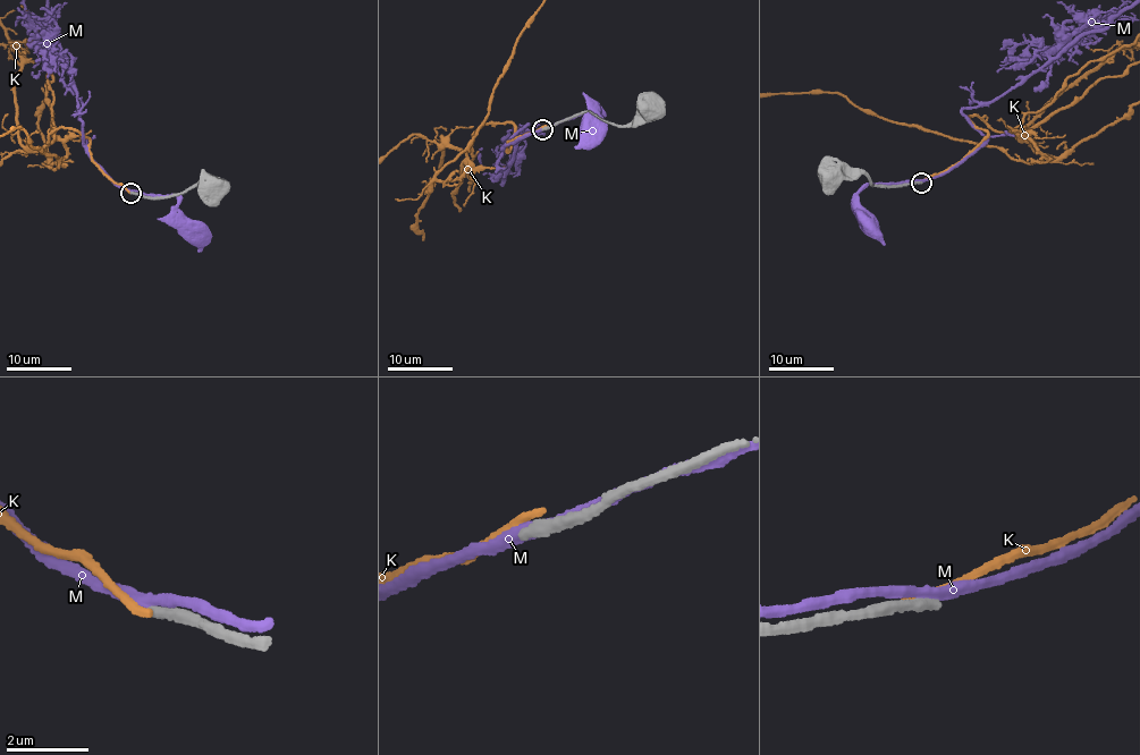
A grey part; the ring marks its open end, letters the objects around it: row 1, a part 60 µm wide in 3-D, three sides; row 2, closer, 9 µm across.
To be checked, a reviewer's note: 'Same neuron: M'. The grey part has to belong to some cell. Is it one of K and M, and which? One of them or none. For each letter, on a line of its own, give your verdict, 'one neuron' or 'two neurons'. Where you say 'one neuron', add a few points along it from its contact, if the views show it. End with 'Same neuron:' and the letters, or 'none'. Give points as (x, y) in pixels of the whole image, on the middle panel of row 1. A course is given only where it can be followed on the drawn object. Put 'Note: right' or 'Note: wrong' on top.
Note: wrong
K: two neurons
M: two neurons
Same neuron: none

